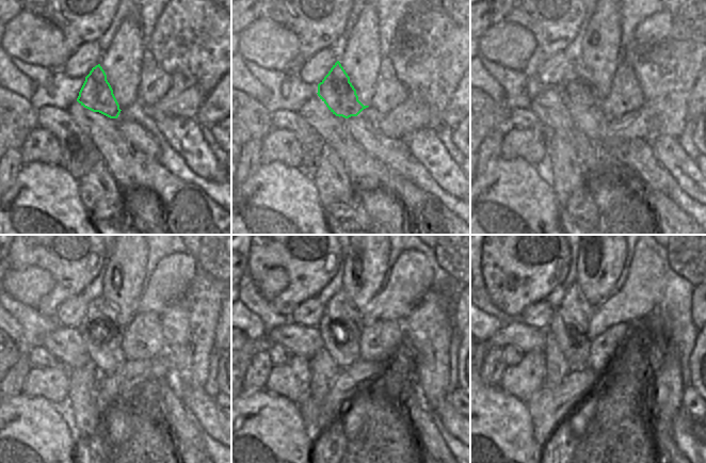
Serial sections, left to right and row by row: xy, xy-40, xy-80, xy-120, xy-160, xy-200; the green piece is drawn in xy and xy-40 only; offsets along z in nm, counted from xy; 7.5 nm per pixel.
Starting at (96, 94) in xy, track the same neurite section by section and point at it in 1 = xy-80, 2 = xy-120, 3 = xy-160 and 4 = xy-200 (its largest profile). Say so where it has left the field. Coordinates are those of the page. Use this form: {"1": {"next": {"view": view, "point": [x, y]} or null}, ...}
{"1": {"next": {"view": "xy-80", "point": [576, 86]}}, "2": {"next": {"view": "xy-120", "point": [99, 310]}}, "3": {"next": {"view": "xy-160", "point": [339, 309]}}, "4": {"next": {"view": "xy-200", "point": [577, 310]}}}

